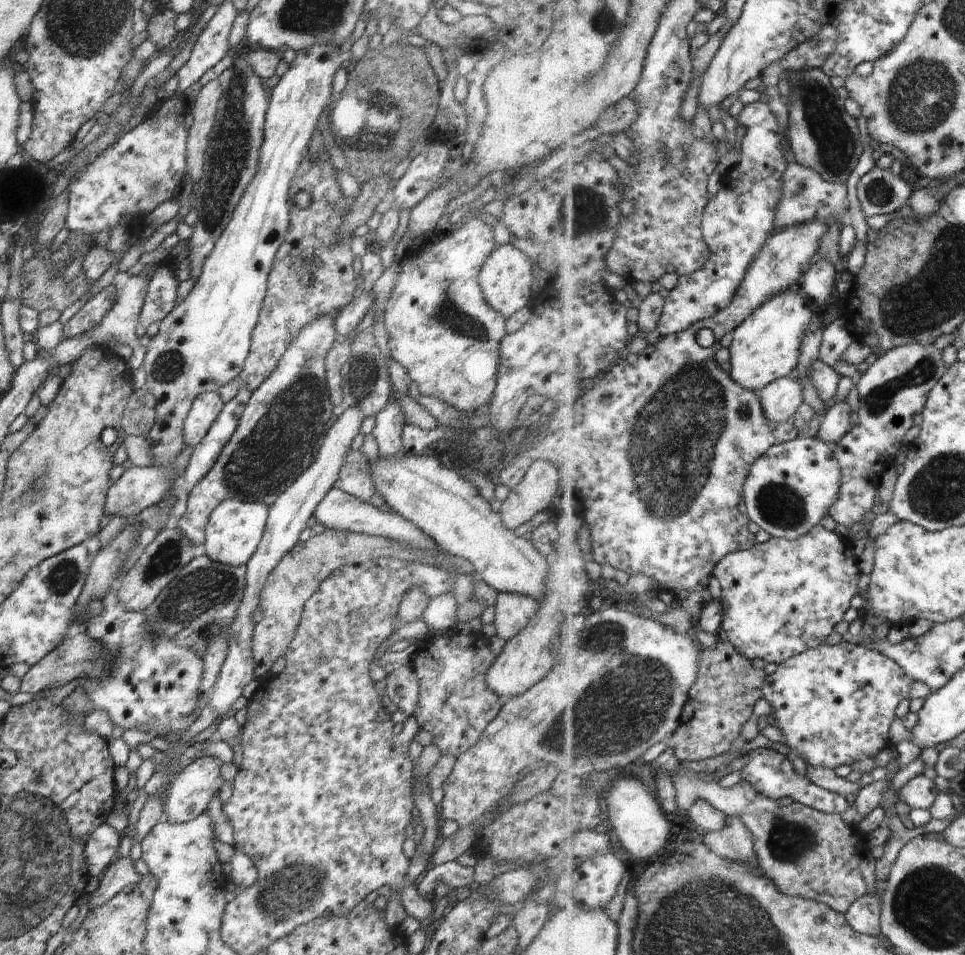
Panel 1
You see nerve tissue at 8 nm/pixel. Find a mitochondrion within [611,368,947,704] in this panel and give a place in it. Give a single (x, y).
(781, 504)

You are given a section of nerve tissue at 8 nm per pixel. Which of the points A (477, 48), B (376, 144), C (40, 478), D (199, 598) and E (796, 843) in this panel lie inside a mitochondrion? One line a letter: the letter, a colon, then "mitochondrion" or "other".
A: other
B: mitochondrion
C: mitochondrion
D: mitochondrion
E: mitochondrion

